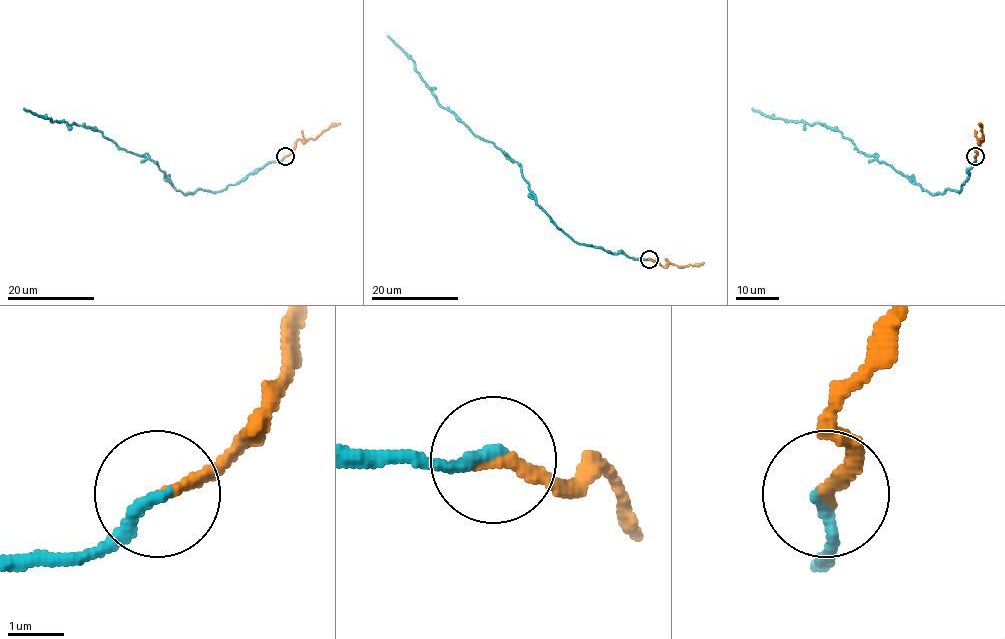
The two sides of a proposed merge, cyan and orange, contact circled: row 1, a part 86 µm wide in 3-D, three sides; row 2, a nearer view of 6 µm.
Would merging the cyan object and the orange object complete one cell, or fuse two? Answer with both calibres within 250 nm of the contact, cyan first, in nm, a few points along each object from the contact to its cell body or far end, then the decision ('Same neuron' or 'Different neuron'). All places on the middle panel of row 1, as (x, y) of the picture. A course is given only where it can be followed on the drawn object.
Thickness 220 nm (cyan) against 240 nm. Course of cyan: (649, 259), (578, 243), (561, 230), (535, 202), (520, 166), (438, 103), (414, 63), (387, 36). Course of orange: (649, 259), (657, 260), (665, 267), (669, 264), (679, 266), (703, 262). Same neuron

